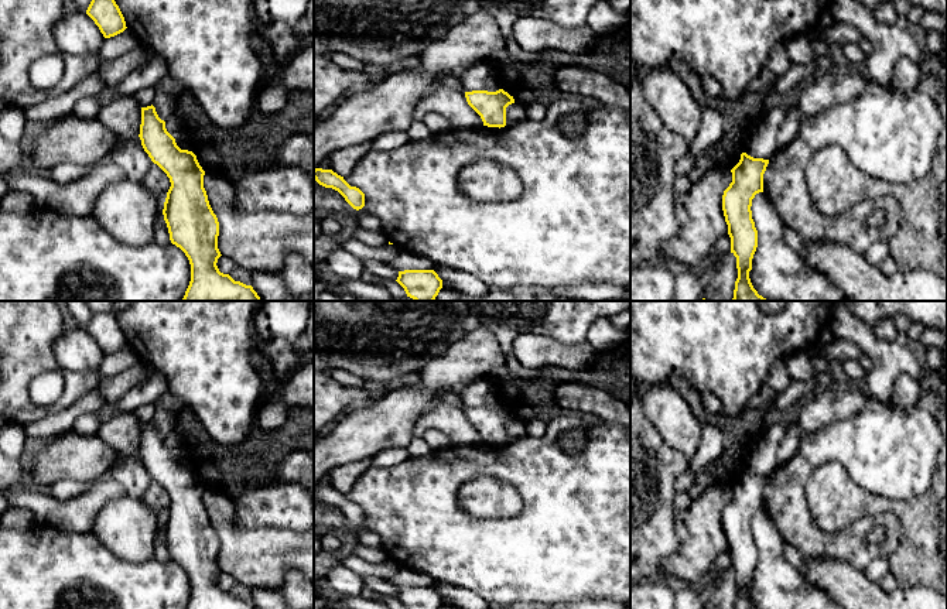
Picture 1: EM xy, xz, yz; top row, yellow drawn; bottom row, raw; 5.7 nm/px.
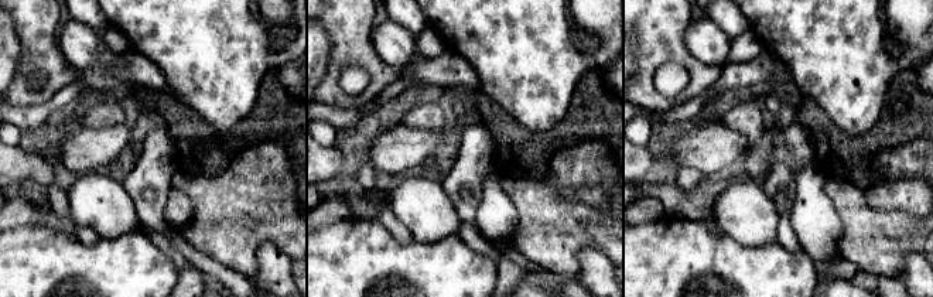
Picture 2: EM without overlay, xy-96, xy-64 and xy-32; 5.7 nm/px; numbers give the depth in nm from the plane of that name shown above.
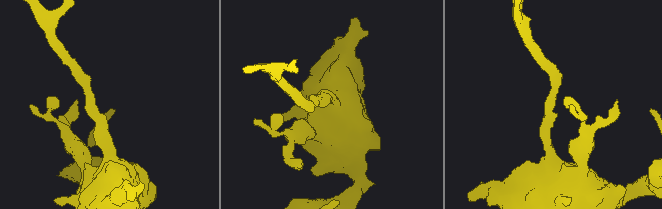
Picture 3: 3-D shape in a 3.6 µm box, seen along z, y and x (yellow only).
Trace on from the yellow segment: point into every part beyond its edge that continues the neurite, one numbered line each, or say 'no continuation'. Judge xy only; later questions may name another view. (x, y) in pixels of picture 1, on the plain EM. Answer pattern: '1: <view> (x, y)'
no continuation

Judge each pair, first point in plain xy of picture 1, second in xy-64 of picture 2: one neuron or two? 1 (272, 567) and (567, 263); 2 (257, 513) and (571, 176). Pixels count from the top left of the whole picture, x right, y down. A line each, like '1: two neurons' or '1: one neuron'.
1: one neuron
2: two neurons

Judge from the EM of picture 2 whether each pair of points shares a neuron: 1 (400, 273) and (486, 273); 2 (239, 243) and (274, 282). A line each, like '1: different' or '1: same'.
1: same
2: different

